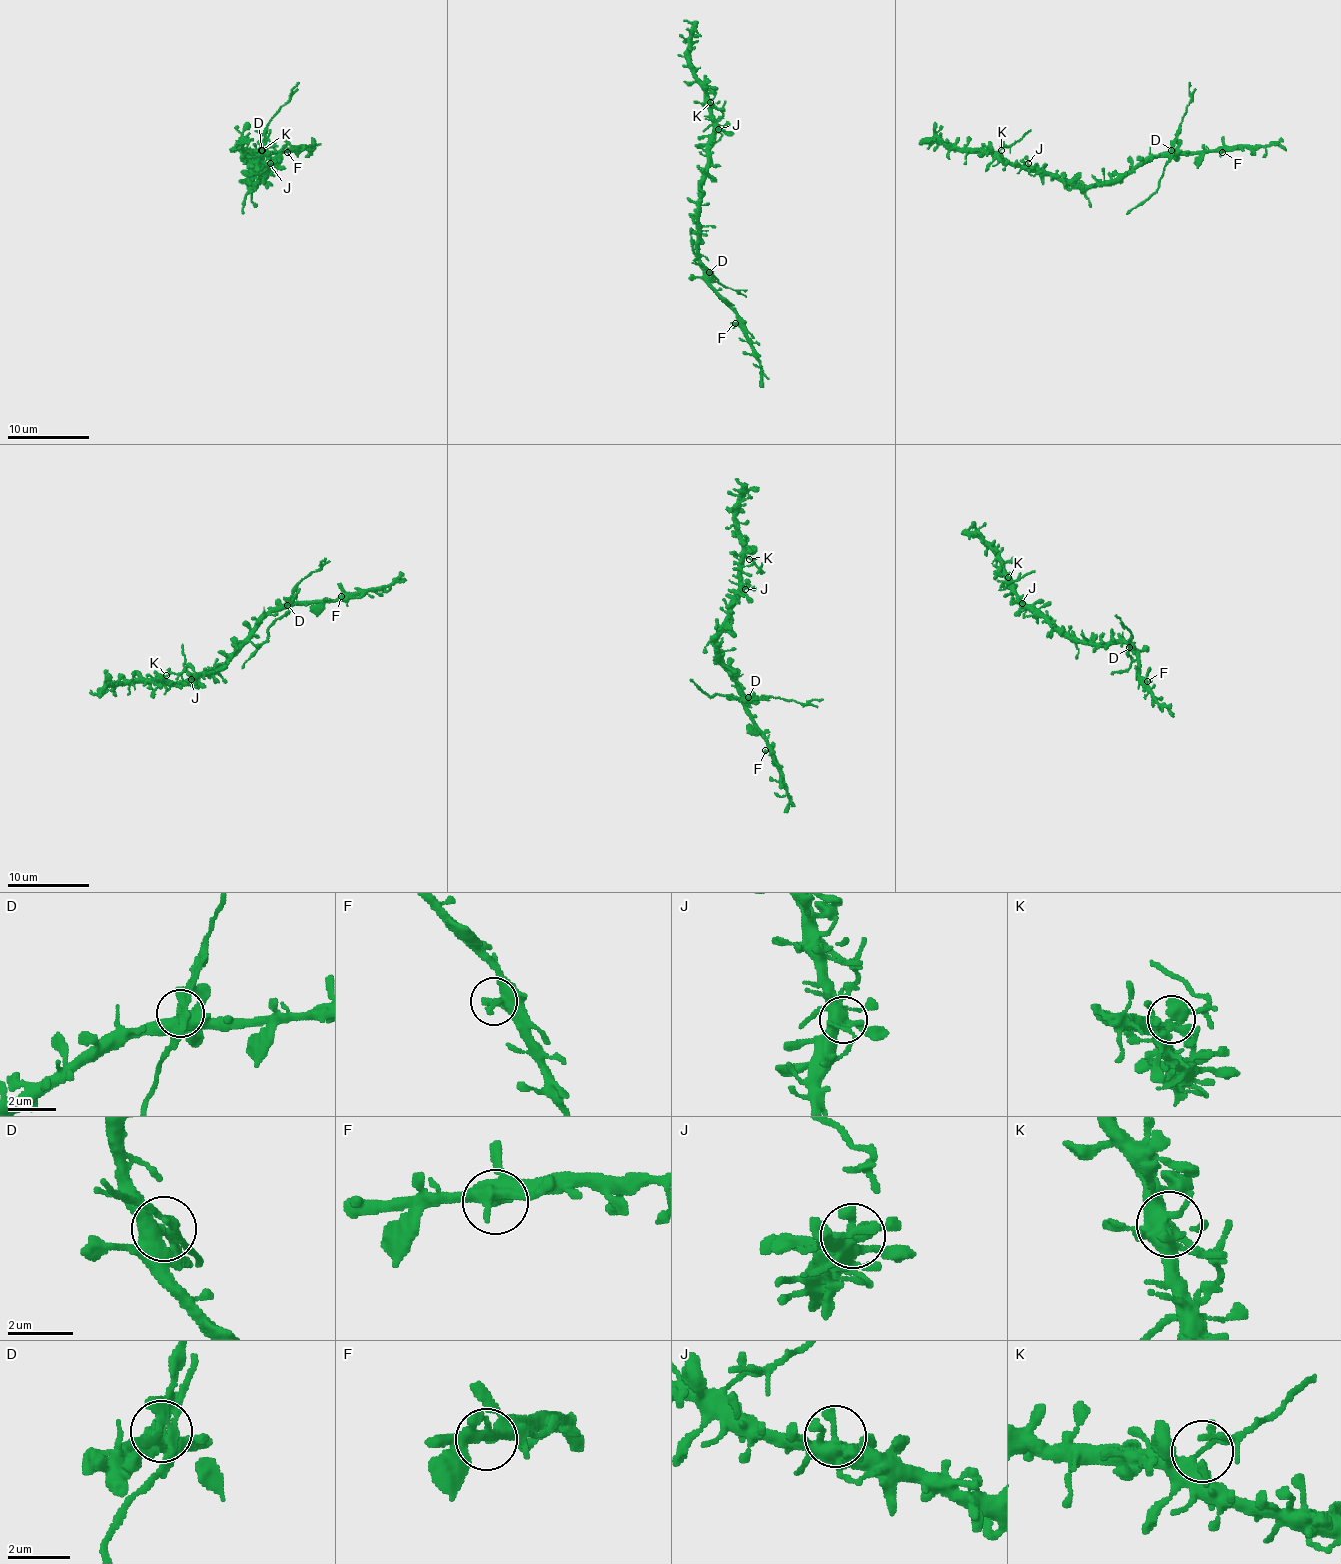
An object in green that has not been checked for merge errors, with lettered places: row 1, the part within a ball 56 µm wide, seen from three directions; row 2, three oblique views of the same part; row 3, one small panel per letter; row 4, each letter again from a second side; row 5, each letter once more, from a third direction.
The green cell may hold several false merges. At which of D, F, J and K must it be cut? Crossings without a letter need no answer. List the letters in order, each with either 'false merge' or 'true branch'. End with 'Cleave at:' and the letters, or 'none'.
D: false merge
F: true branch
J: true branch
K: false merge
Cleave at: D, K

